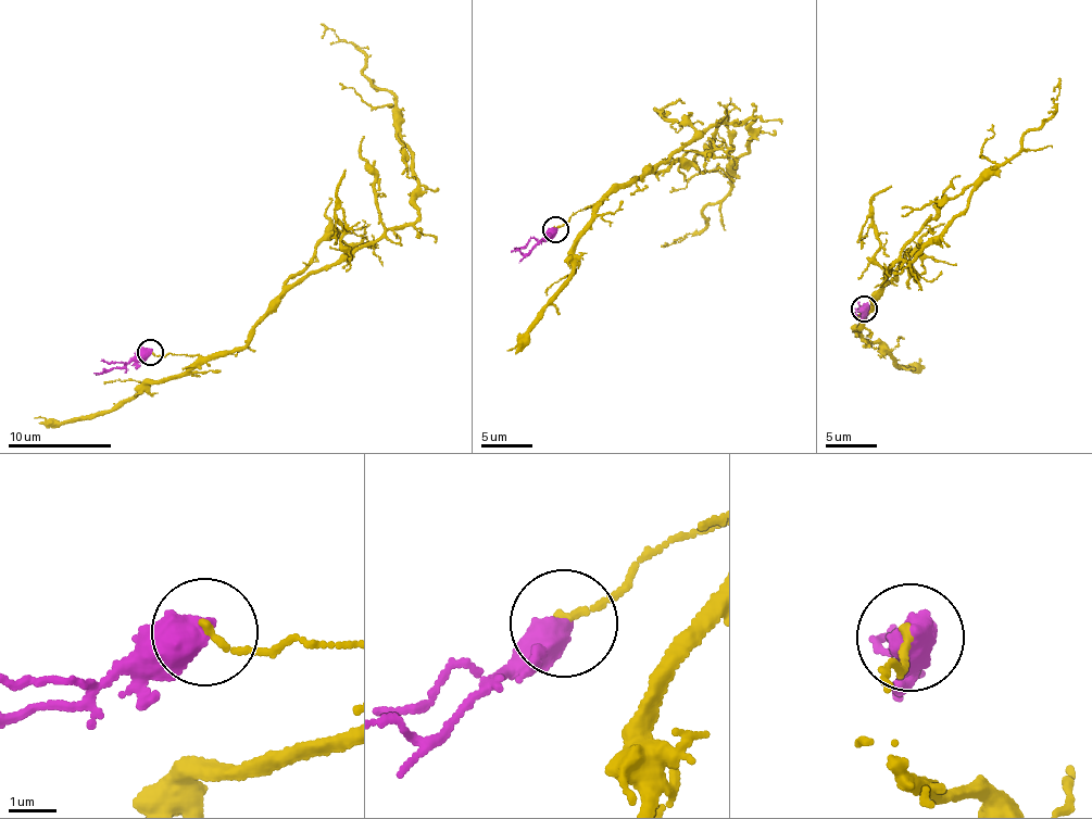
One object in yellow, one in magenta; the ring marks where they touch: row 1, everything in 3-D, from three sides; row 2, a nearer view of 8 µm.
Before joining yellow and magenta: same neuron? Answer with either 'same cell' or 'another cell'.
another cell

